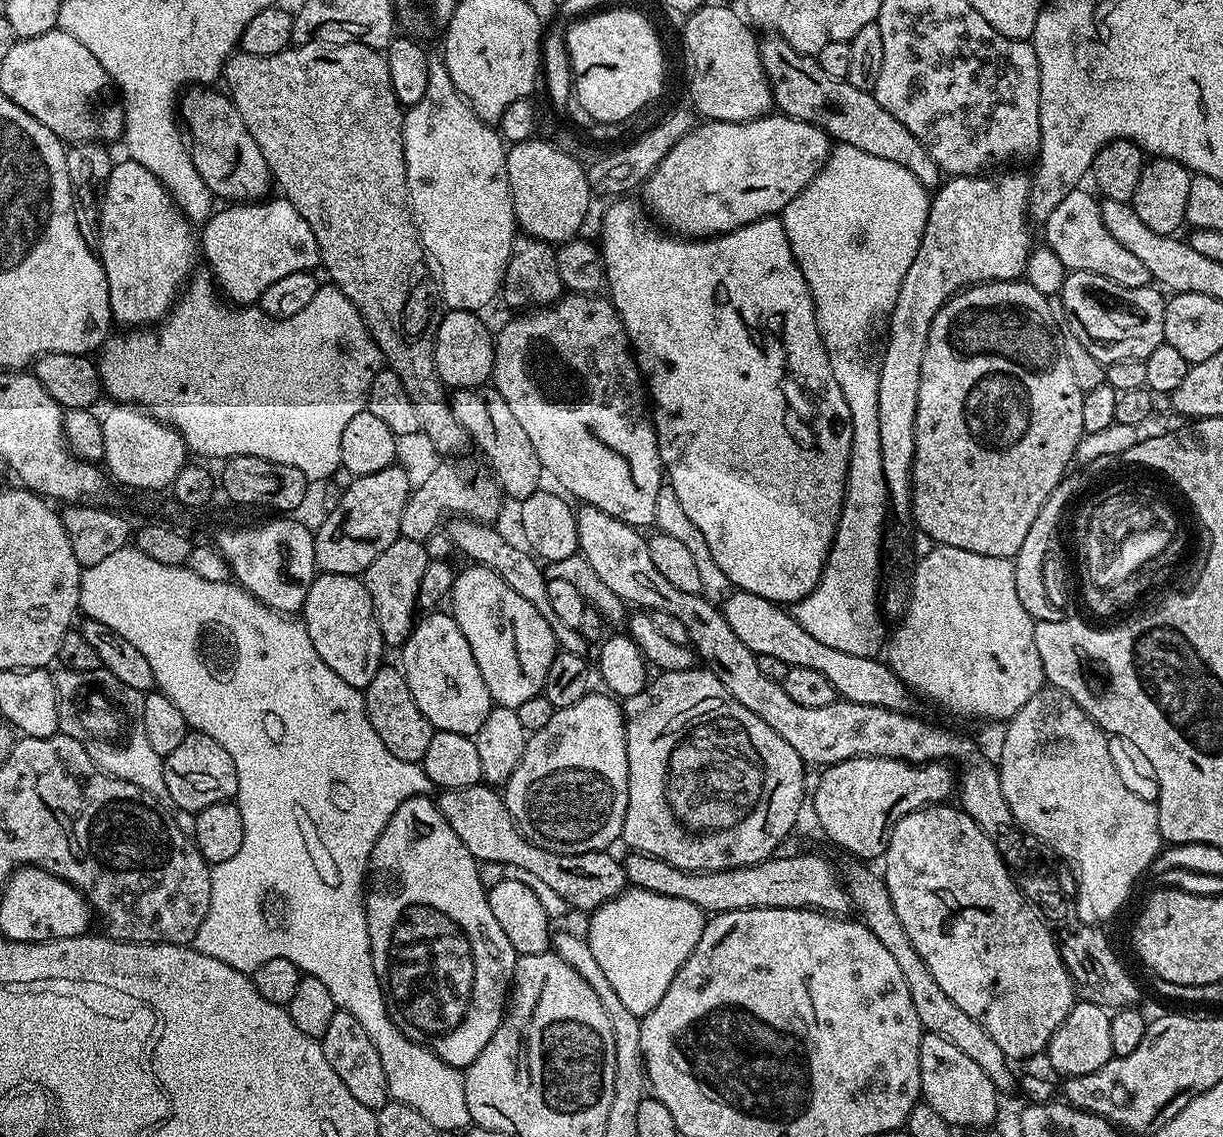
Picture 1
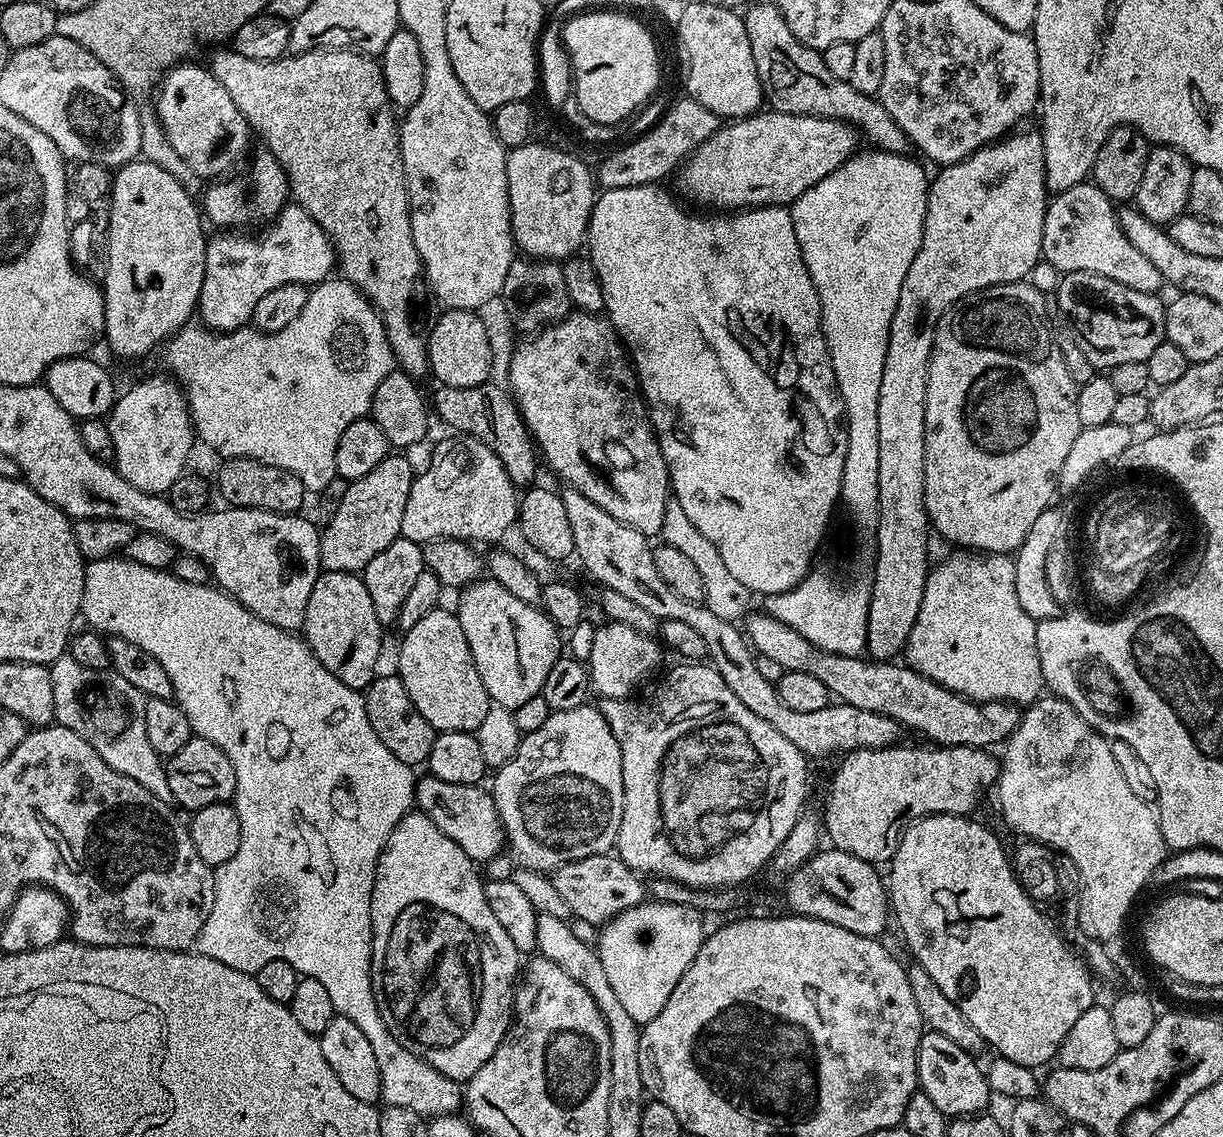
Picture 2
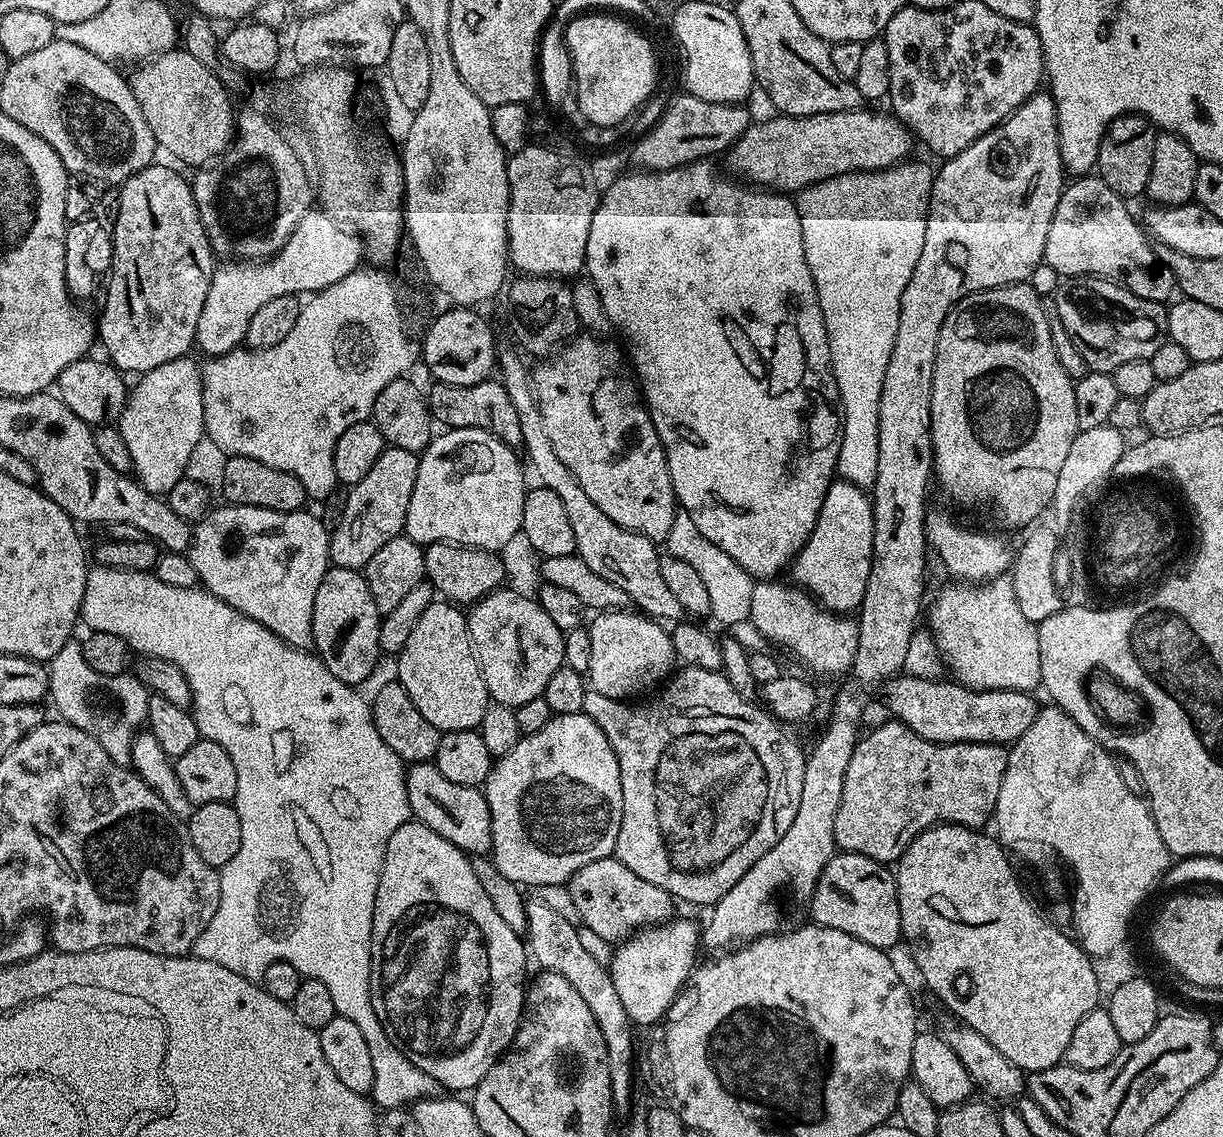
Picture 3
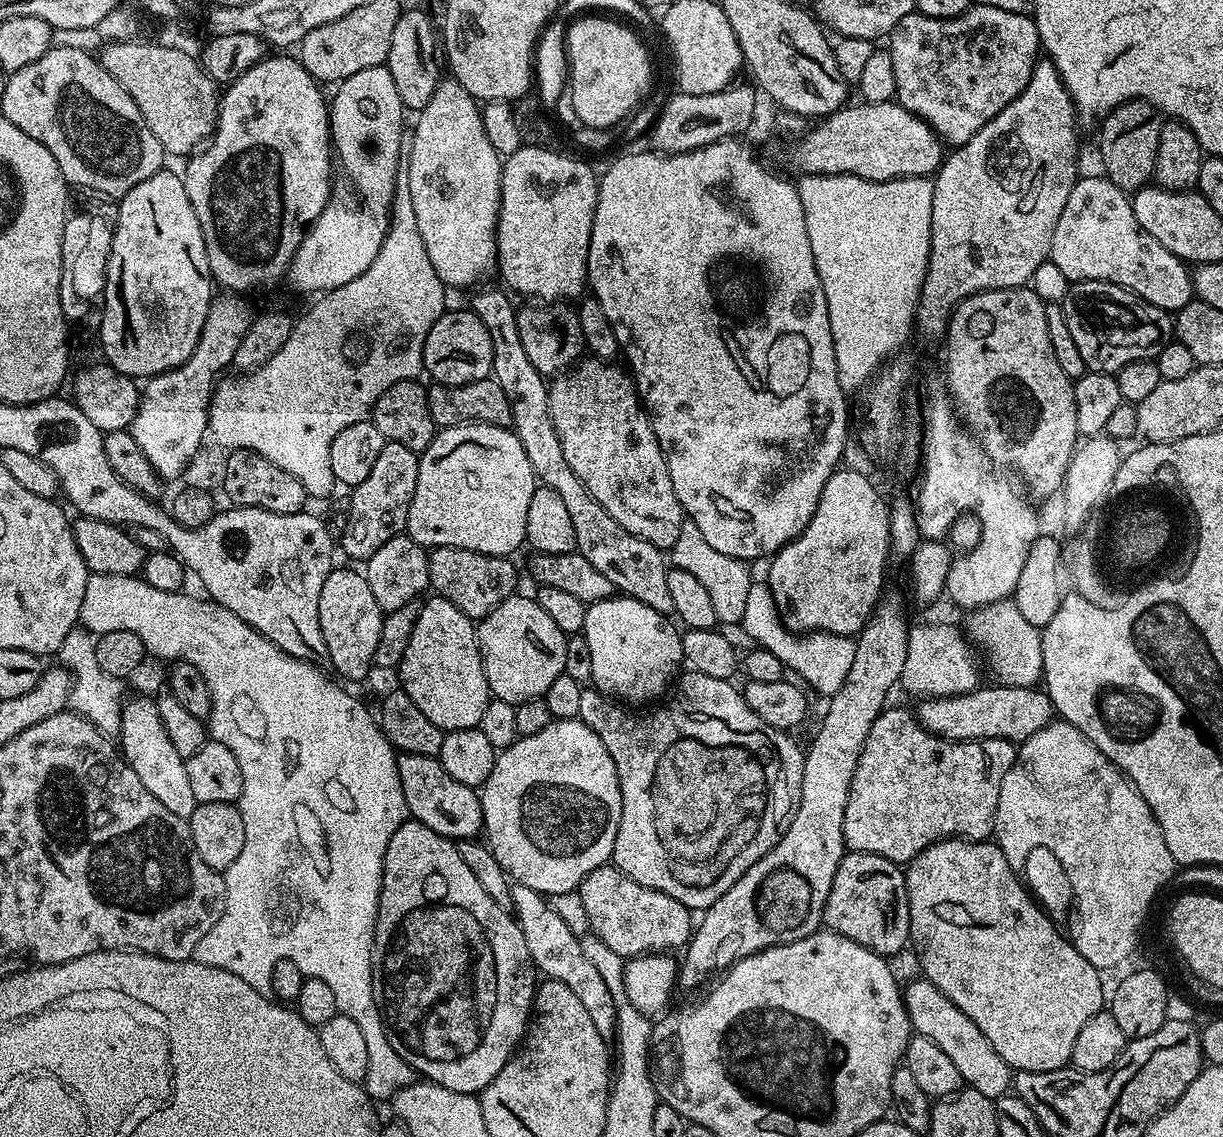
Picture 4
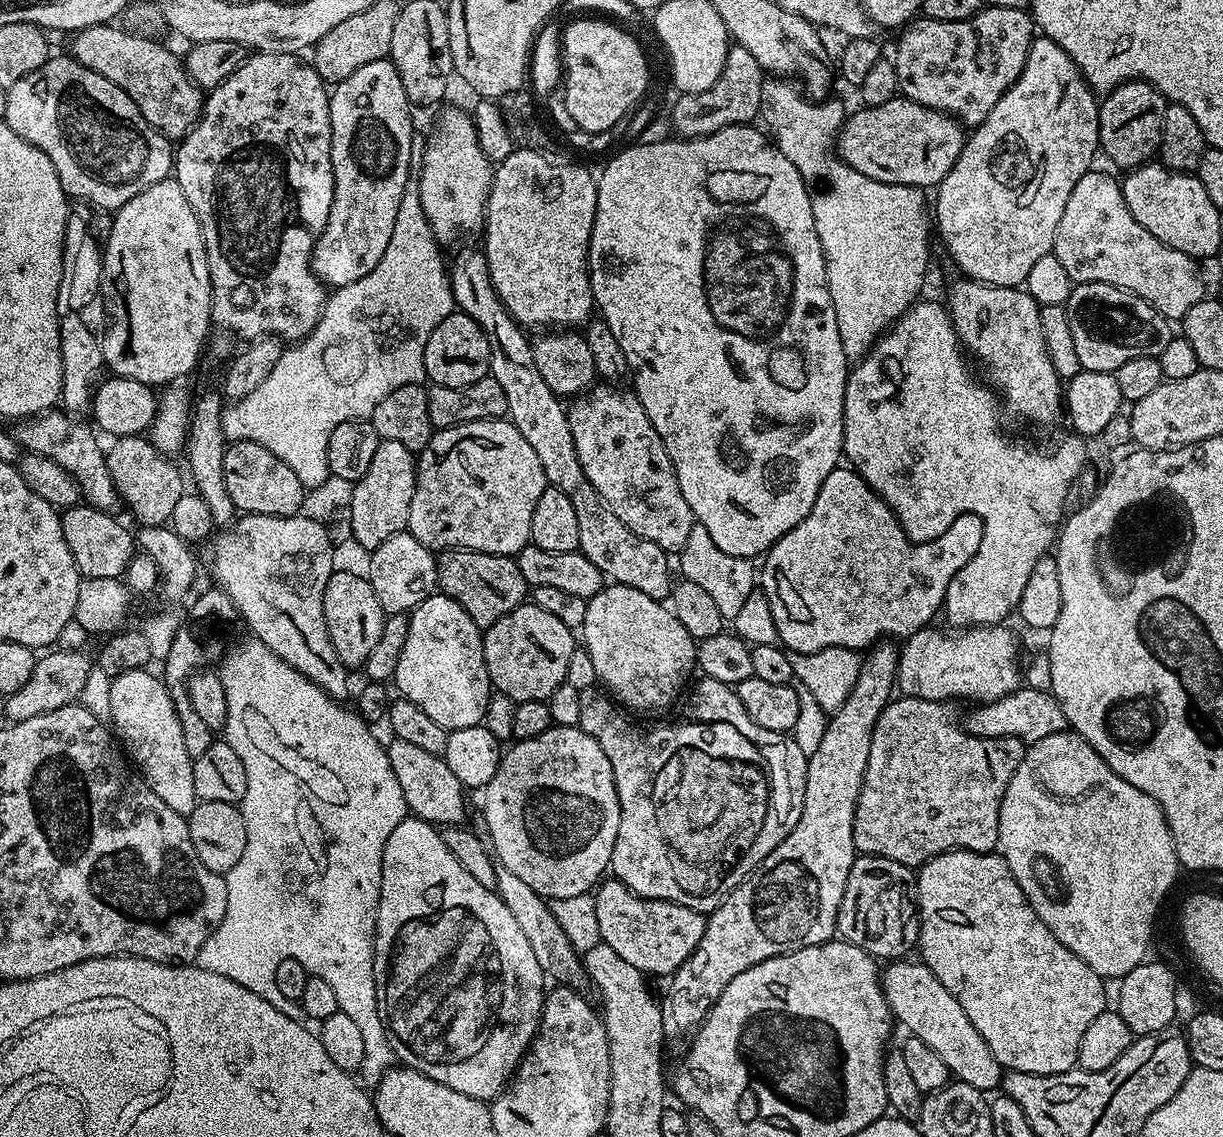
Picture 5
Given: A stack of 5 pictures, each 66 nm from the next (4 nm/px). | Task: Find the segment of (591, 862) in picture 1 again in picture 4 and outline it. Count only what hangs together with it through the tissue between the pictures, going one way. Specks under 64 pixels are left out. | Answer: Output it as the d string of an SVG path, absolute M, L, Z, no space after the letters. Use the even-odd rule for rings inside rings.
M402 752L397 755L396 761L398 778L402 778L402 794L406 794L406 806L411 819L453 842L475 840L481 835L484 815L477 789L454 782L454 778L446 774L435 756ZM611 863L586 874L578 891L591 935L602 938L614 954L625 958L668 954L673 951L671 948L683 949L692 939L694 916L690 909L682 906L678 898L670 898L670 894L662 894L634 882L634 878Z

